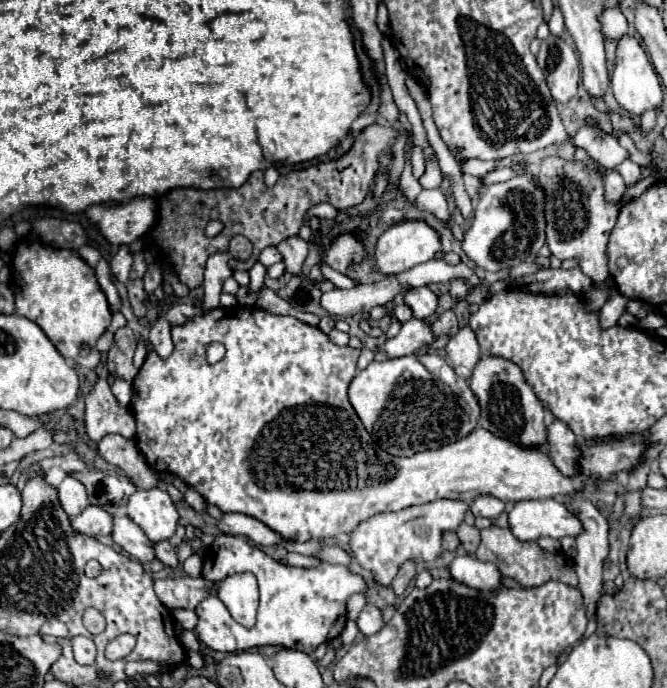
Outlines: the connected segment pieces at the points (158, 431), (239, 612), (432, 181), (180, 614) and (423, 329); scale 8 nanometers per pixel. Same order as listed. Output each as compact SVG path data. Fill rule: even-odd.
M216 308L210 314L198 316L192 322L188 322L186 326L174 326L172 328L172 342L174 342L174 352L162 360L156 352L150 352L144 366L140 368L140 372L134 378L134 390L132 390L132 402L130 402L130 410L134 410L136 422L138 422L138 448L144 454L146 462L158 470L158 472L170 472L180 476L188 486L192 486L196 492L200 492L204 496L206 502L216 504L222 512L242 512L248 516L254 516L256 520L264 522L268 528L272 528L276 534L280 534L284 540L290 542L308 542L308 540L320 540L320 538L328 538L328 536L336 536L340 534L340 528L346 526L346 532L352 530L358 522L380 514L380 512L398 512L402 508L414 506L414 504L426 504L426 502L434 502L440 498L454 498L454 500L462 500L462 502L472 502L476 496L482 494L492 494L496 498L507 502L518 500L536 500L536 498L554 498L560 494L572 494L582 490L588 482L592 482L592 476L598 474L600 478L610 478L612 474L616 474L618 470L632 470L638 462L640 456L646 448L646 434L642 436L628 436L628 438L610 438L606 442L600 444L588 444L588 448L584 448L584 456L580 458L580 472L574 478L566 478L558 472L558 468L552 464L550 456L546 450L542 448L522 448L516 446L510 440L502 440L496 438L494 434L490 434L484 428L474 428L474 432L470 432L470 436L464 436L462 440L456 440L454 444L446 444L438 450L426 450L426 452L416 452L414 456L406 458L406 456L390 456L388 452L384 452L380 446L372 448L372 438L368 438L366 428L362 426L360 418L356 416L352 404L348 402L348 384L356 374L356 360L360 356L360 350L354 350L350 346L336 346L334 342L328 340L328 336L316 328L316 326L308 326L300 320L296 320L294 316L276 316L270 312L264 312L260 308L232 308L232 310L224 310L224 308ZM210 342L220 342L226 348L224 358L218 364L208 364L206 356L204 356L204 348Z
M252 574L228 576L218 586L218 596L236 622L250 628L258 610L258 584Z
M426 158L426 170L424 170L424 174L420 176L418 182L422 186L428 186L428 188L438 188L440 186L442 172L440 172L440 166L438 166L436 158Z
M174 610L174 618L186 630L194 630L198 622L198 616L192 610Z
M408 320L402 324L402 330L394 338L386 338L382 344L378 344L378 352L388 358L400 358L410 356L416 350L422 350L430 346L434 340L430 326L424 320Z

